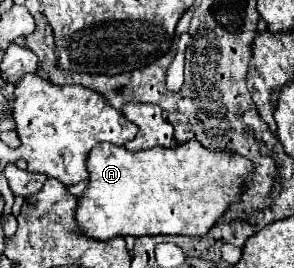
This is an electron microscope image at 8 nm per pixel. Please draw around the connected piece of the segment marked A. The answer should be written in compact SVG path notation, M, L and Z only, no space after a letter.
M190 140L186 144L180 144L176 148L148 148L148 150L142 150L142 152L128 152L124 150L124 146L116 146L116 144L98 144L94 146L90 152L88 152L88 158L86 158L86 168L88 168L88 186L82 194L82 198L78 198L78 206L76 206L76 230L88 238L94 238L94 240L112 240L116 236L157 236L157 235L183 235L183 236L203 236L216 224L216 220L224 214L224 210L228 210L228 206L232 206L234 202L238 202L242 190L242 180L254 170L252 162L246 162L244 156L240 154L232 154L232 152L226 152L226 150L220 150L220 152L214 152L214 150L208 150L204 148L200 142L196 140Z

